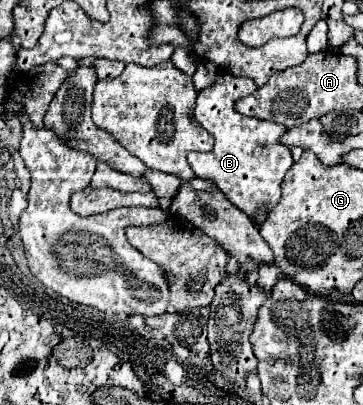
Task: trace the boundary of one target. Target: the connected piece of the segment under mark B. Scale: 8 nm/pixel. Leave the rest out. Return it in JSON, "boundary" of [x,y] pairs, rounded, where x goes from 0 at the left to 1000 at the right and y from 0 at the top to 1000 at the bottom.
{"boundary":[[[614,188],[587,212],[565,217],[543,237],[537,257],[537,296],[592,341],[592,360],[581,375],[521,375],[515,400],[532,415],[543,440],[581,444],[620,489],[647,504],[675,528],[697,528],[697,514],[736,509],[736,519],[763,504],[774,489],[774,449],[785,425],[802,415],[807,390],[802,370],[763,356],[774,341],[774,326],[785,326],[785,311],[708,296],[669,286],[647,277],[642,257],[686,237],[702,217],[702,207],[686,193],[647,193],[647,188]]]}

